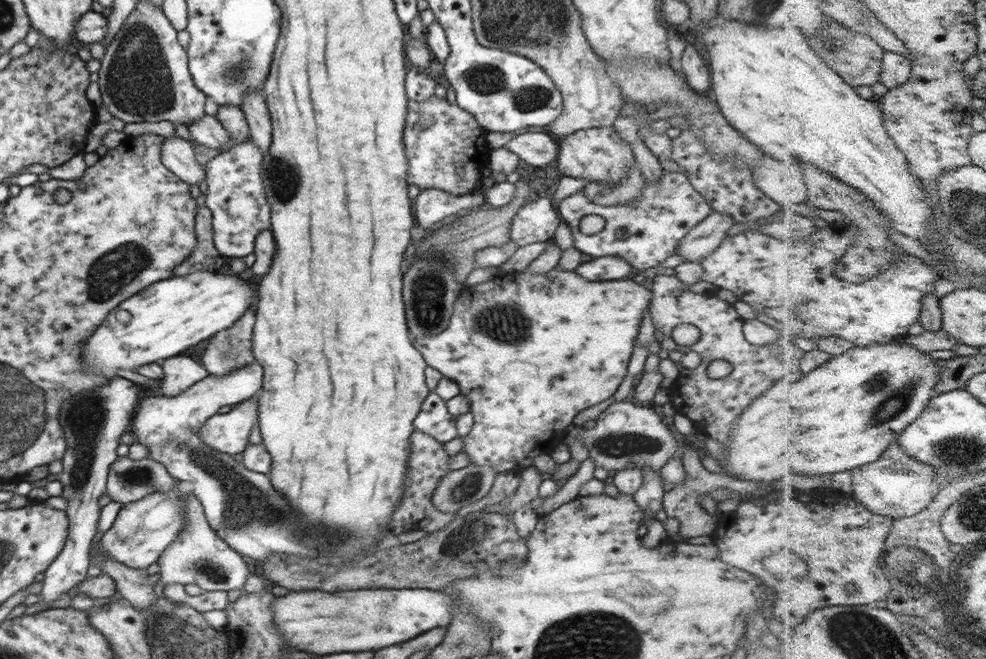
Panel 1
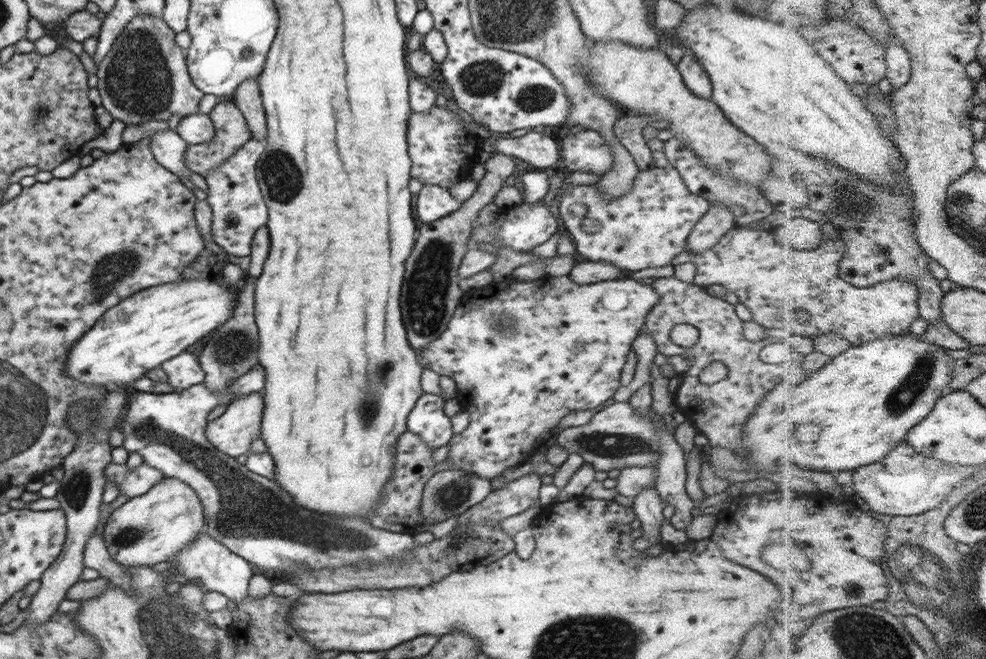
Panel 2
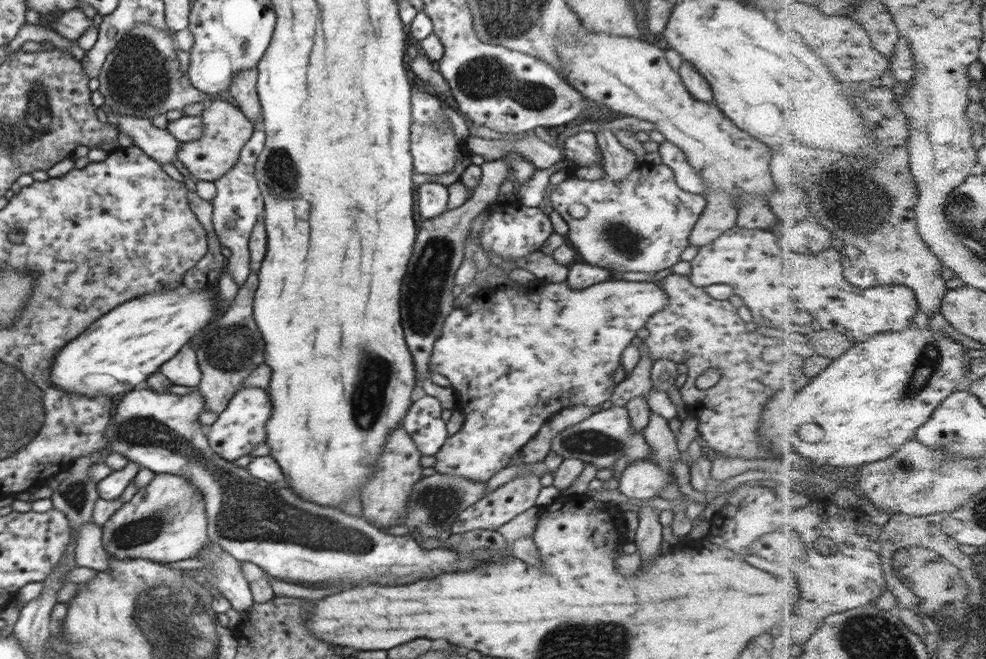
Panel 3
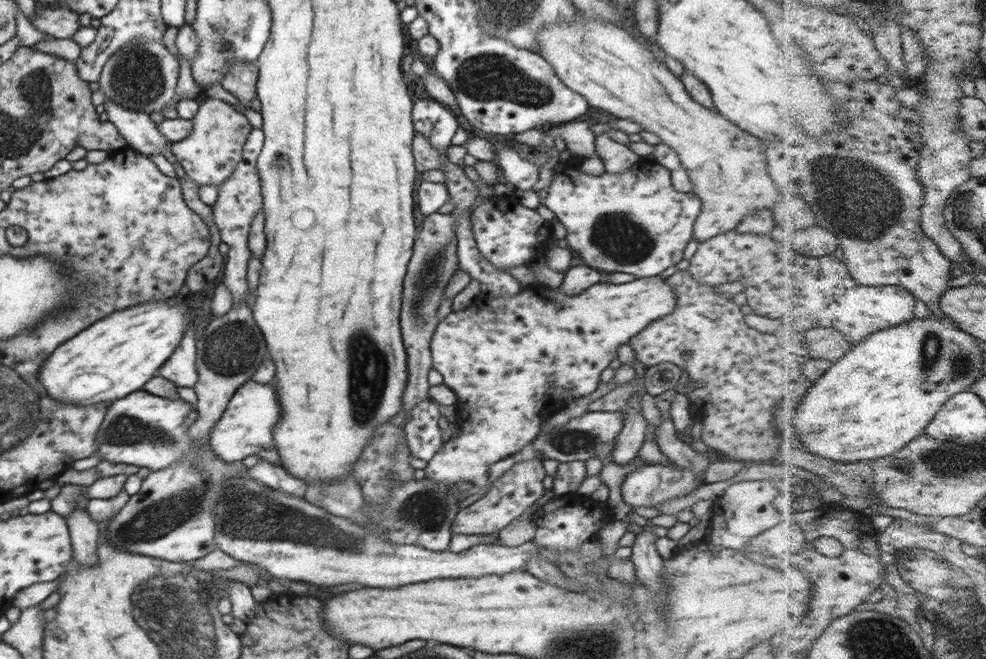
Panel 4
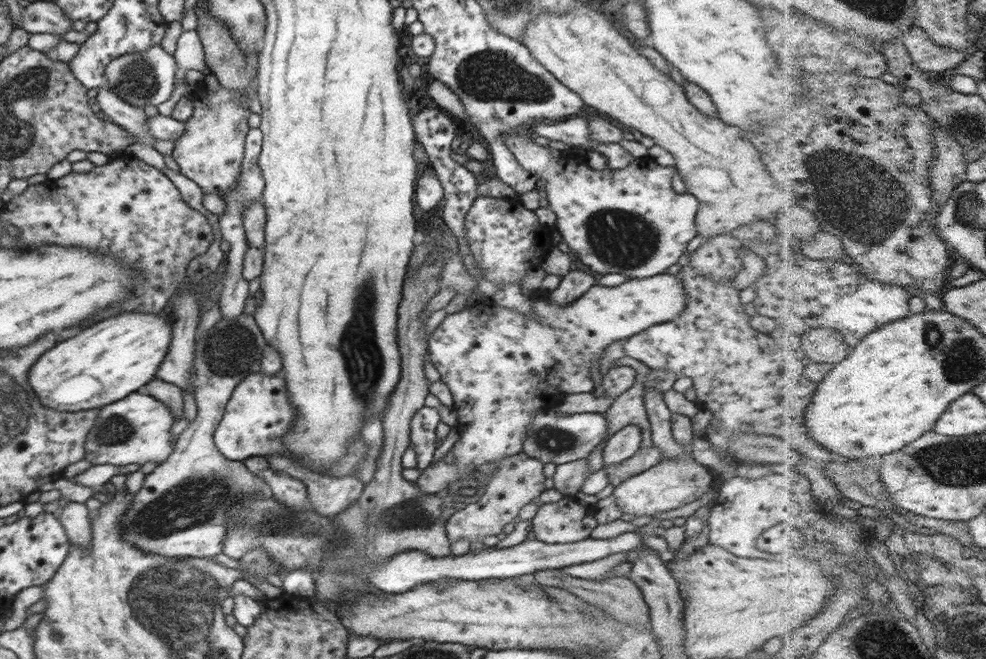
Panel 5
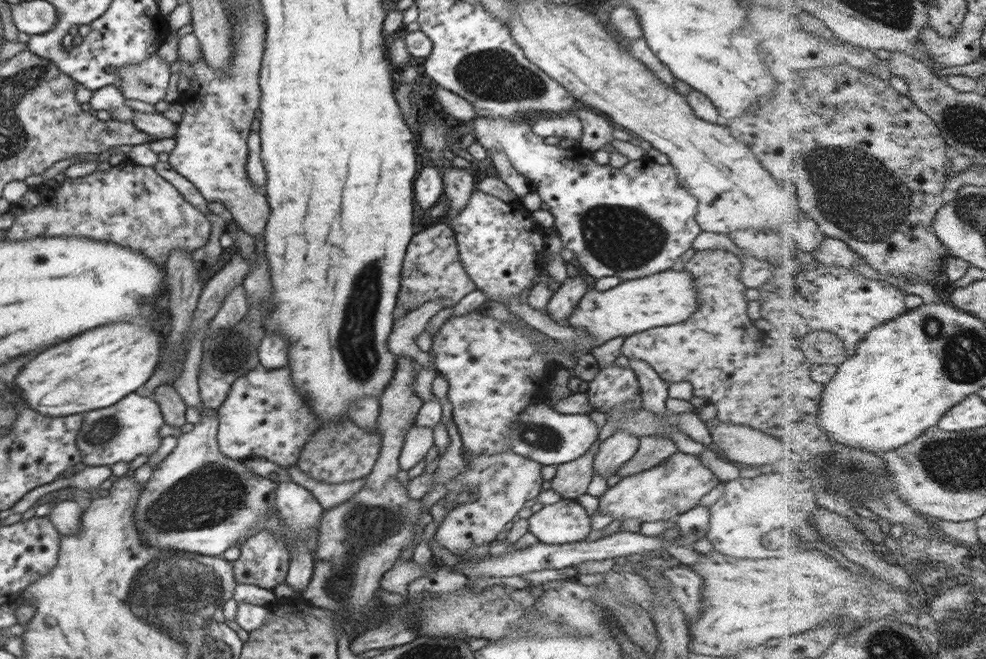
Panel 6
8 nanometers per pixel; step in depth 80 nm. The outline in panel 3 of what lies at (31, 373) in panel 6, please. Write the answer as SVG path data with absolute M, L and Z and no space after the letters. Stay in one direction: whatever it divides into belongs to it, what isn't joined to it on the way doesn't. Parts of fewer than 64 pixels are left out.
M206 287L196 290L186 288L174 290L158 290L138 298L123 302L94 321L82 334L68 341L54 357L50 371L50 380L54 386L72 394L83 394L84 397L110 396L118 399L135 388L143 386L147 378L169 361L193 336L215 321L226 309L220 305L219 299L214 301L210 289Z

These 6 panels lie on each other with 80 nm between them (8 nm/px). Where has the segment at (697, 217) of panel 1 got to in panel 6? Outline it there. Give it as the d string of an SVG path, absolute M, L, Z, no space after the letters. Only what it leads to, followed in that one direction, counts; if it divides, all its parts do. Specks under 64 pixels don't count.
M476 117L473 122L476 142L488 152L502 151L514 170L527 177L530 192L538 193L554 215L553 224L563 247L572 250L578 264L595 279L618 276L621 281L633 280L671 269L702 231L695 219L700 204L693 194L680 185L677 170L670 163L661 165L645 156L628 161L620 168L609 164L598 166L593 160L594 152L583 147L564 150L557 145L546 144L544 138L534 134L525 119Z

